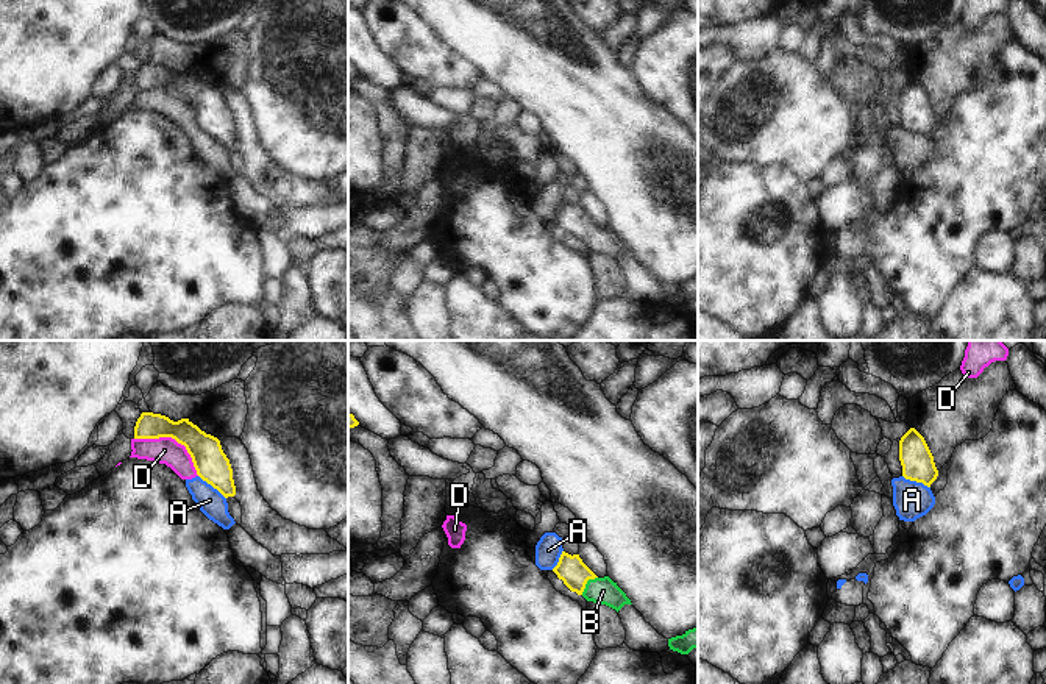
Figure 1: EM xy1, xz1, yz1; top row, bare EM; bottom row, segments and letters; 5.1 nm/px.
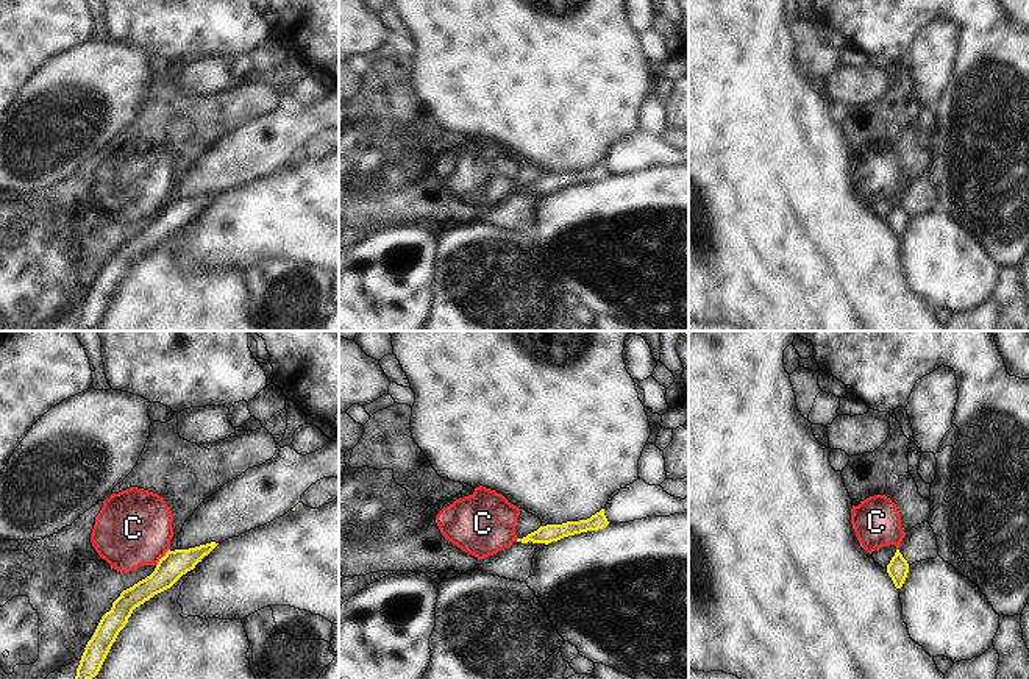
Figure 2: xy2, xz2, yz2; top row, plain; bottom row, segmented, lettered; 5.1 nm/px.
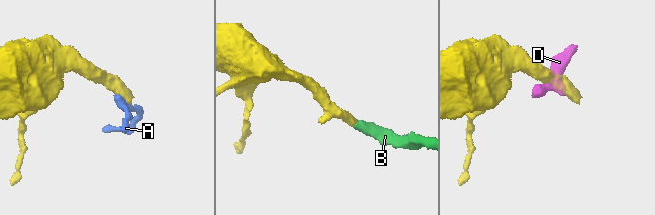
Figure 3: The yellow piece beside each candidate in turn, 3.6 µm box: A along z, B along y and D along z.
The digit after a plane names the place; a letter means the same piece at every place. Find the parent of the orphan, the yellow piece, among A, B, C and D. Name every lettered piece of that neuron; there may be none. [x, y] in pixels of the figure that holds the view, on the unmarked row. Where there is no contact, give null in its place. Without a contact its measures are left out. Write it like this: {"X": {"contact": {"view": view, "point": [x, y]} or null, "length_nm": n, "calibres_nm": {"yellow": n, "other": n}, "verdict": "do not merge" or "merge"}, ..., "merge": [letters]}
{"A": {"contact": {"view": "xy1", "point": [213, 136]}, "length_nm": 190, "calibres_nm": {"yellow": 170, "other": 140}, "verdict": "do not merge"}, "B": {"contact": {"view": "xz1", "point": [586, 233]}, "length_nm": 130, "calibres_nm": {"yellow": 150, "other": 140}, "verdict": "merge"}, "C": {"contact": {"view": "xy2", "point": [161, 208]}, "length_nm": 120, "calibres_nm": {"yellow": 140, "other": 380}, "verdict": "do not merge"}, "D": {"contact": {"view": "xy1", "point": [174, 88]}, "length_nm": 380, "calibres_nm": {"yellow": 170, "other": 140}, "verdict": "do not merge"}, "merge": ["B"]}

